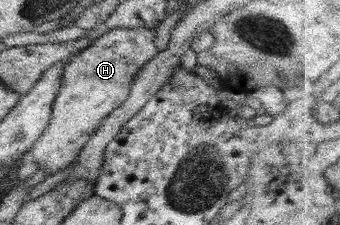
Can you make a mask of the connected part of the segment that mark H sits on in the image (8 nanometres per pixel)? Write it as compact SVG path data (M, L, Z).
M117 27L117 29L111 29L111 31L103 33L90 46L78 52L77 56L73 56L65 64L63 82L61 82L61 88L55 96L54 108L51 108L51 119L47 122L45 130L41 132L41 136L29 148L27 158L32 159L49 175L53 175L55 171L61 171L69 163L73 163L81 148L93 136L93 132L97 130L101 122L127 99L133 80L137 77L139 70L143 69L145 63L151 61L159 53L159 49L154 44L155 37L155 28Z

